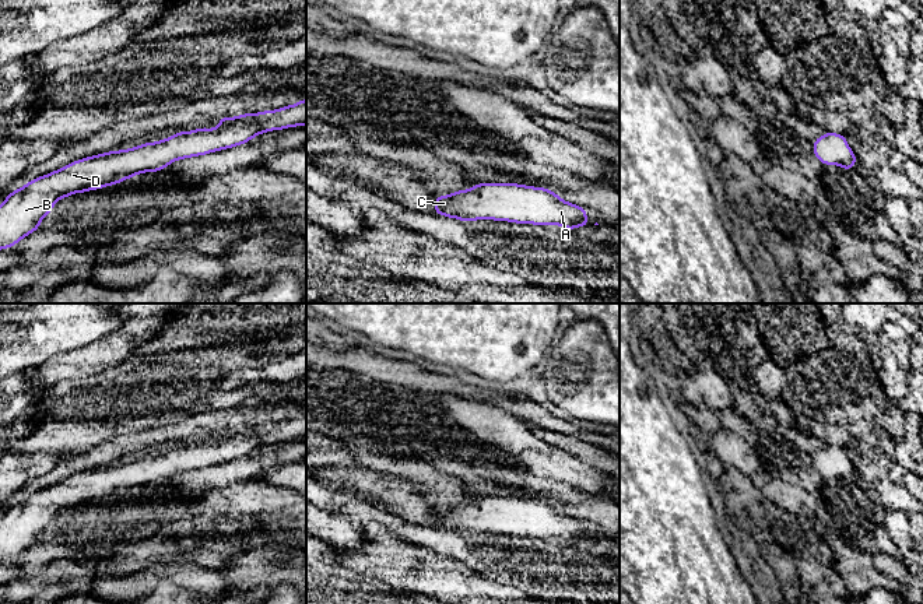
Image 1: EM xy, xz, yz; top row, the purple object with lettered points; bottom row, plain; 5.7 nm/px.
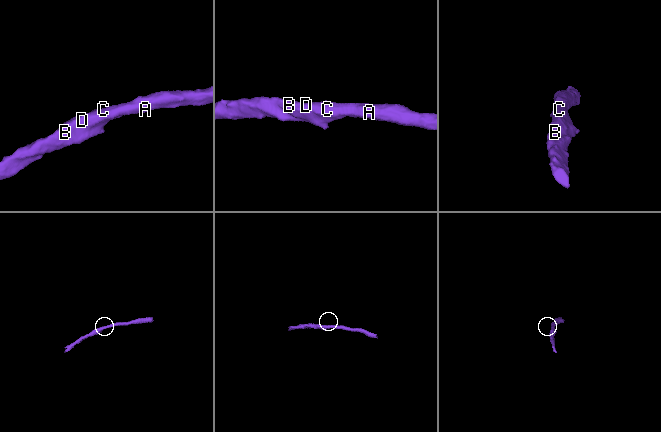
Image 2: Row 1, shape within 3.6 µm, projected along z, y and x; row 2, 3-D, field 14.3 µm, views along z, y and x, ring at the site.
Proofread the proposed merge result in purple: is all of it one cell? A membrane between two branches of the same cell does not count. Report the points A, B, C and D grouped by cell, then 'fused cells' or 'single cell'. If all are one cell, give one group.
A B C D | single cell

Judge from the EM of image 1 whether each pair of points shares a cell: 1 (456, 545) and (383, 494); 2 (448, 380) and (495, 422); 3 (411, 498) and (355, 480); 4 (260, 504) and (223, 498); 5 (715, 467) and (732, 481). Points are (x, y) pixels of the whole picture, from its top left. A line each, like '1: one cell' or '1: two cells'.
1: two cells
2: two cells
3: one cell
4: one cell
5: two cells

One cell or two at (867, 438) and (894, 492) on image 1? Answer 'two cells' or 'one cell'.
one cell

